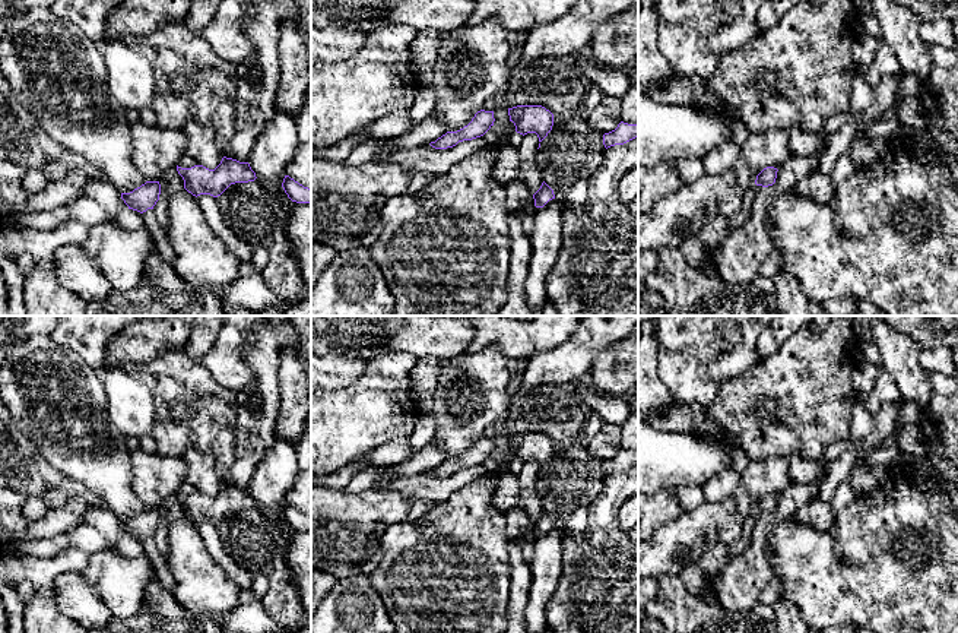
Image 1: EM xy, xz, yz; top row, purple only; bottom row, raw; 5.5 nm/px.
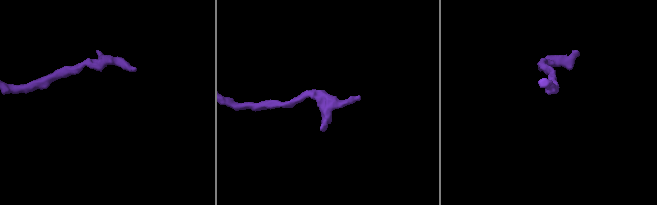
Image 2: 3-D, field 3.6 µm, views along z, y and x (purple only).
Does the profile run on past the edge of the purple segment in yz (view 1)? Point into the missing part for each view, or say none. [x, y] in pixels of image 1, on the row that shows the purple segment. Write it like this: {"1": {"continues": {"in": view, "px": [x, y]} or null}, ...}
{"1": {"continues": null}}

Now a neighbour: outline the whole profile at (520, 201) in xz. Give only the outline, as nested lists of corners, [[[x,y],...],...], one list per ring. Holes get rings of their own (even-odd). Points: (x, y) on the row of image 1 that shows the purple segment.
[[[511,181],[505,186],[507,211],[510,213],[520,213],[523,219],[523,230],[530,238],[534,225],[534,199],[524,181]]]

